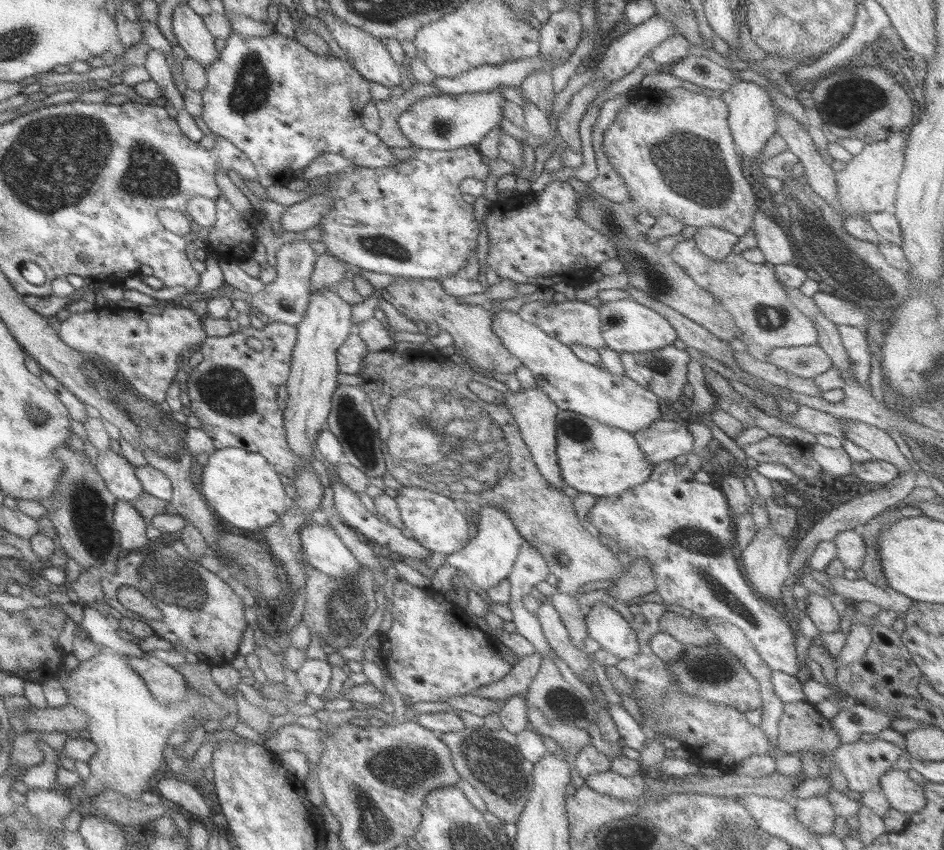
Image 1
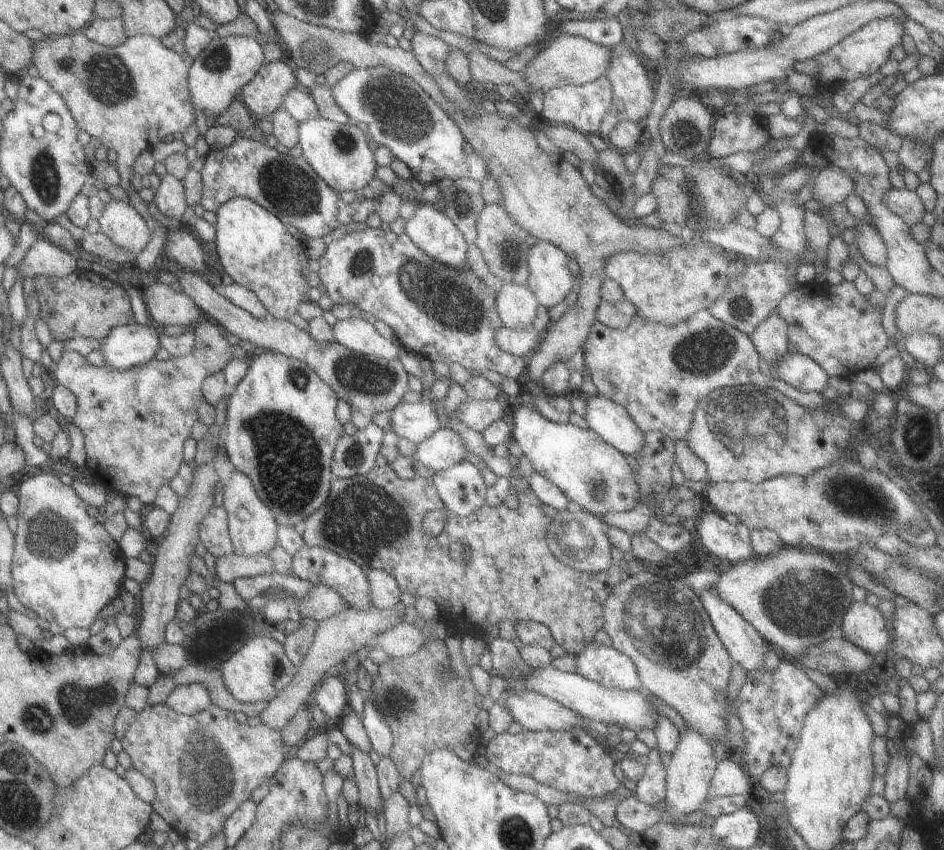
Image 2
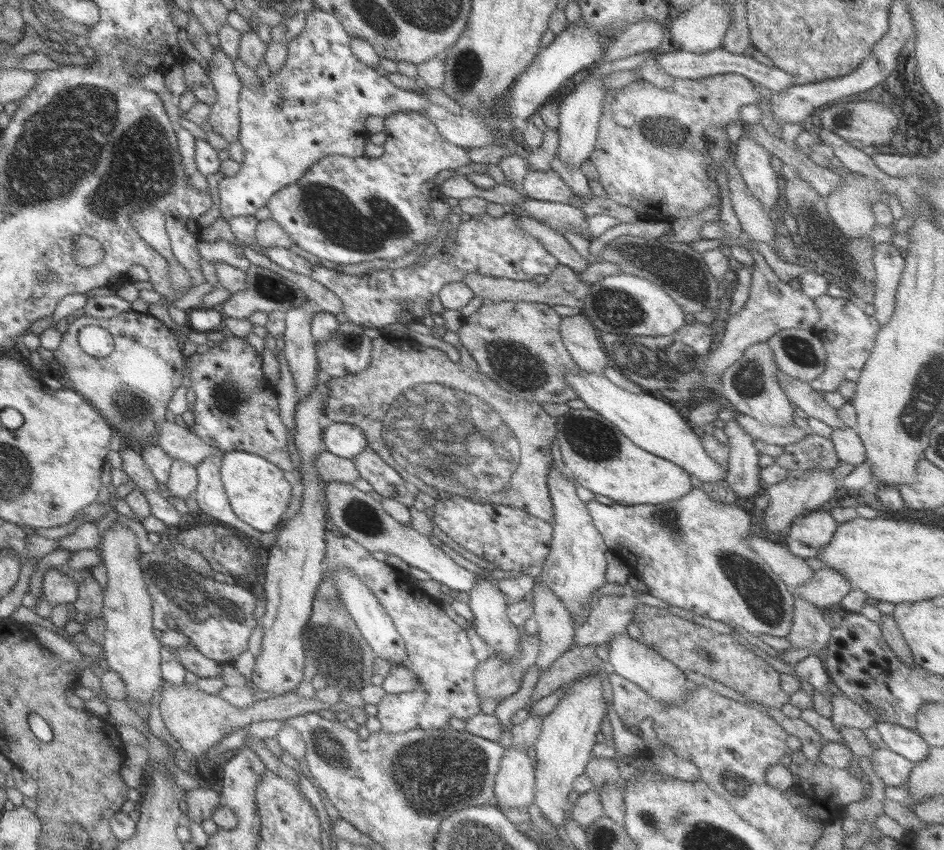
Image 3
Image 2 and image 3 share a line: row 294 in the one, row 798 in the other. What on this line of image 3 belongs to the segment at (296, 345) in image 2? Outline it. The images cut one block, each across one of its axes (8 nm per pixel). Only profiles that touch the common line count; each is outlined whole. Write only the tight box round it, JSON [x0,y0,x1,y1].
[185,785,220,824]

